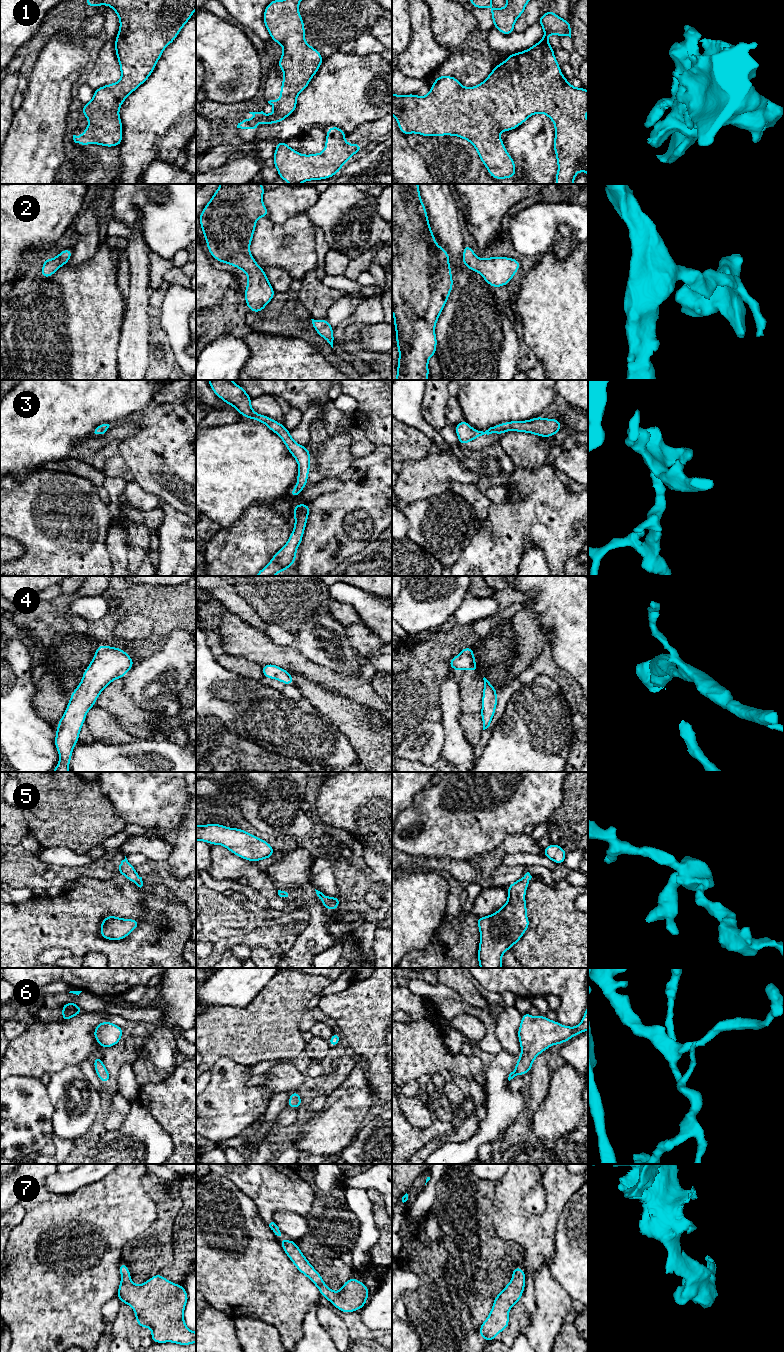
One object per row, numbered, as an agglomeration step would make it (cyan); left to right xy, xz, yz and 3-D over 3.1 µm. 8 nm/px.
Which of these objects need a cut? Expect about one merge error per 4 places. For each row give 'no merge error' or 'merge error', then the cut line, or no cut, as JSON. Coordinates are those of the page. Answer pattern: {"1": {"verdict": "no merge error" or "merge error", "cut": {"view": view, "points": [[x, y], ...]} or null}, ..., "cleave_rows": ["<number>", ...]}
{"1": {"verdict": "no merge error", "cut": null}, "2": {"verdict": "no merge error", "cut": null}, "3": {"verdict": "no merge error", "cut": null}, "4": {"verdict": "no merge error", "cut": null}, "5": {"verdict": "no merge error", "cut": null}, "6": {"verdict": "no merge error", "cut": null}, "7": {"verdict": "no merge error", "cut": null}, "cleave_rows": []}

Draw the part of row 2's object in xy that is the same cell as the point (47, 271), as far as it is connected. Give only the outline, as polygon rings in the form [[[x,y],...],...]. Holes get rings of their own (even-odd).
[[[68,248],[61,251],[55,258],[44,259],[44,263],[41,270],[41,276],[44,278],[49,278],[53,276],[55,271],[67,264],[72,256],[72,249]]]

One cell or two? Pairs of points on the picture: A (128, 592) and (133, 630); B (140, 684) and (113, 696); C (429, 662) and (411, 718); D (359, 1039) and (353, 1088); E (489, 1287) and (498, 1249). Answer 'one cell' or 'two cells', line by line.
A: one cell
B: two cells
C: one cell
D: two cells
E: one cell

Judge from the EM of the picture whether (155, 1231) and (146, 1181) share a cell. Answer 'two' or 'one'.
one

